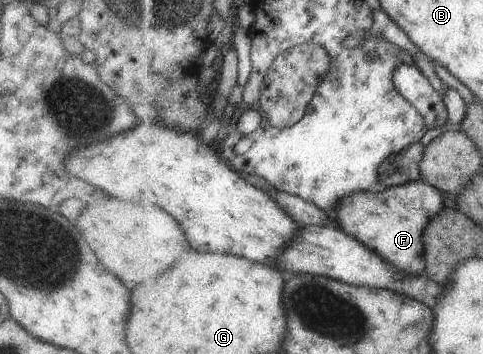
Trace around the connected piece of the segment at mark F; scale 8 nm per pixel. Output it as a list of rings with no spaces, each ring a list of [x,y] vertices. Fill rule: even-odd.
[[[423,179],[393,187],[379,185],[368,192],[353,193],[328,212],[349,235],[380,253],[398,270],[423,276],[428,268],[424,235],[430,221],[445,208],[442,191]]]

